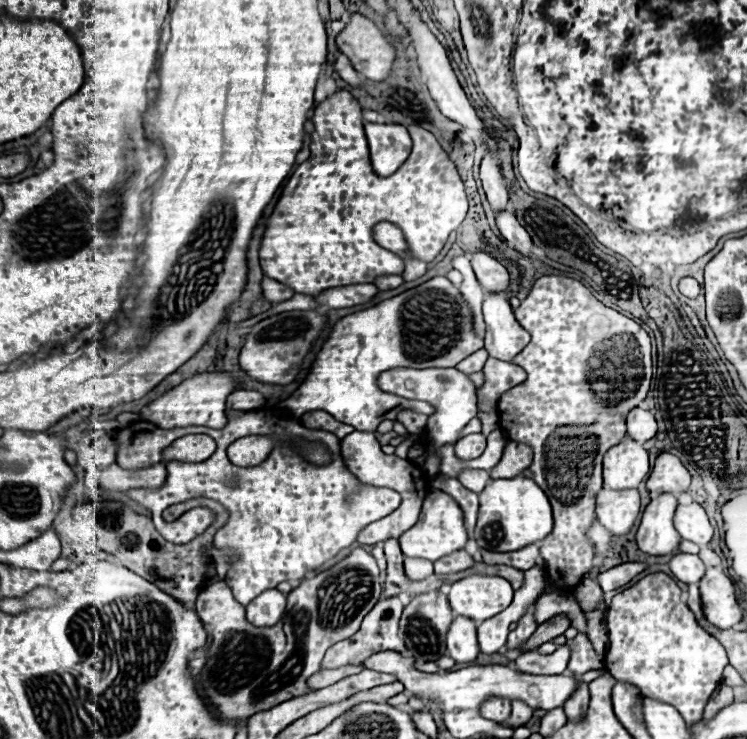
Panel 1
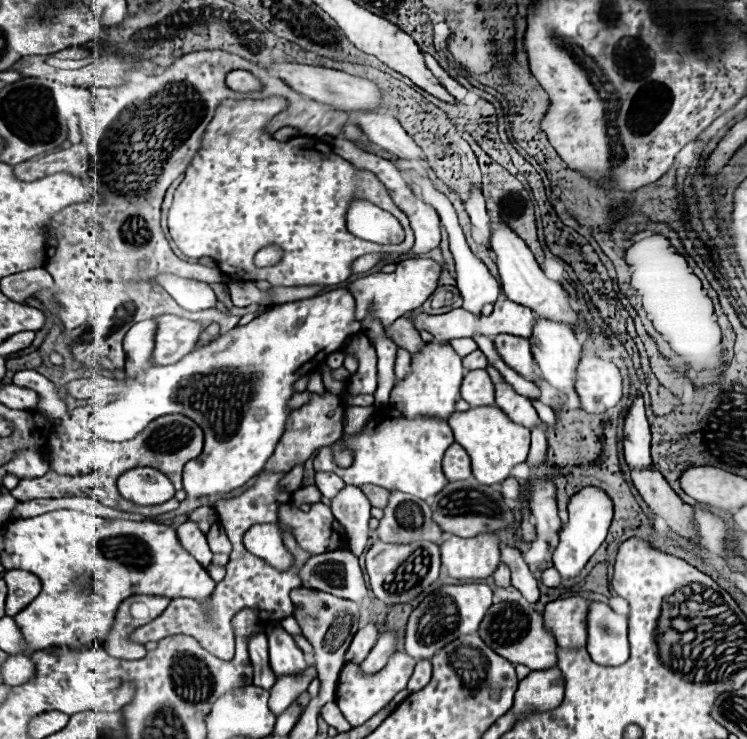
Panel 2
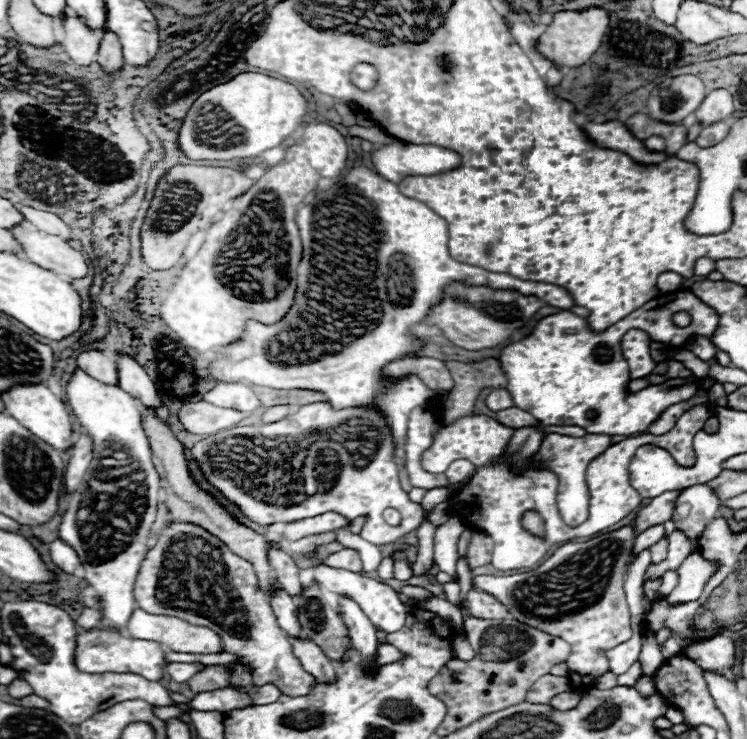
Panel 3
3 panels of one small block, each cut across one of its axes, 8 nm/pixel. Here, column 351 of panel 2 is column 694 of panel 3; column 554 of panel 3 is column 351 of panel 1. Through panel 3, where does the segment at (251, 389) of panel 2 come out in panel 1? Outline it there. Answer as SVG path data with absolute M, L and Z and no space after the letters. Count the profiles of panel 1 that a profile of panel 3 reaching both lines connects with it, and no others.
M434 276L428 282L406 290L394 298L388 298L368 310L348 314L340 318L328 340L322 344L320 352L316 354L312 368L304 382L298 386L296 392L292 392L290 398L282 400L278 408L290 412L294 418L300 418L306 412L312 410L326 410L330 416L336 420L354 426L356 430L362 432L376 432L376 426L388 418L390 410L402 410L402 408L412 408L422 414L432 414L434 406L428 402L420 400L406 400L394 394L386 394L376 386L376 378L380 372L390 370L394 366L408 366L408 368L446 368L446 366L456 366L460 360L470 356L472 352L480 350L484 346L484 340L478 338L472 330L472 314L468 304L462 300L458 288L452 286L452 282L446 276Z

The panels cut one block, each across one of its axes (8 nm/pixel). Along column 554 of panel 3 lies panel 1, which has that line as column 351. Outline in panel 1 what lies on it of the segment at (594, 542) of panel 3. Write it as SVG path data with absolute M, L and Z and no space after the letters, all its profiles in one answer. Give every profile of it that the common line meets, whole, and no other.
M354 548L346 558L336 562L332 568L320 572L312 580L302 580L302 584L294 588L288 594L288 606L282 616L282 630L234 630L234 596L232 590L228 590L228 584L216 582L204 588L198 594L196 610L202 622L206 614L206 624L212 624L212 642L206 650L208 656L206 666L198 674L200 696L206 700L206 704L212 704L212 708L218 712L222 720L244 722L246 718L258 712L270 710L296 696L306 696L314 692L312 688L308 688L308 678L320 672L324 652L336 642L356 634L364 614L368 614L368 610L372 610L372 606L378 602L380 592L382 588L378 580L376 558L368 554L364 548Z

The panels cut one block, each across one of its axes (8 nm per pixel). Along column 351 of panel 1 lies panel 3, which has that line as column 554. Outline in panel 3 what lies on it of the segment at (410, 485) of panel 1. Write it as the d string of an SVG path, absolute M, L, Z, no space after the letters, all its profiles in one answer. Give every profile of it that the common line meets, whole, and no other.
M548 434L534 456L536 465L554 470L560 478L558 506L560 506L560 514L562 514L562 518L568 526L580 526L588 518L588 488L586 488L584 474L586 474L588 464L594 458L598 458L612 444L614 442L608 434L586 434L582 438L572 438L572 436L562 436L562 434Z

